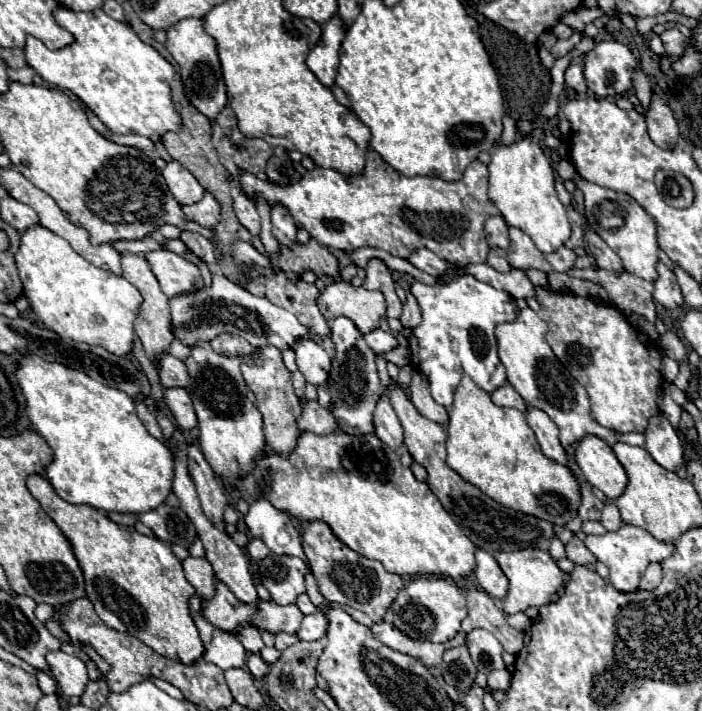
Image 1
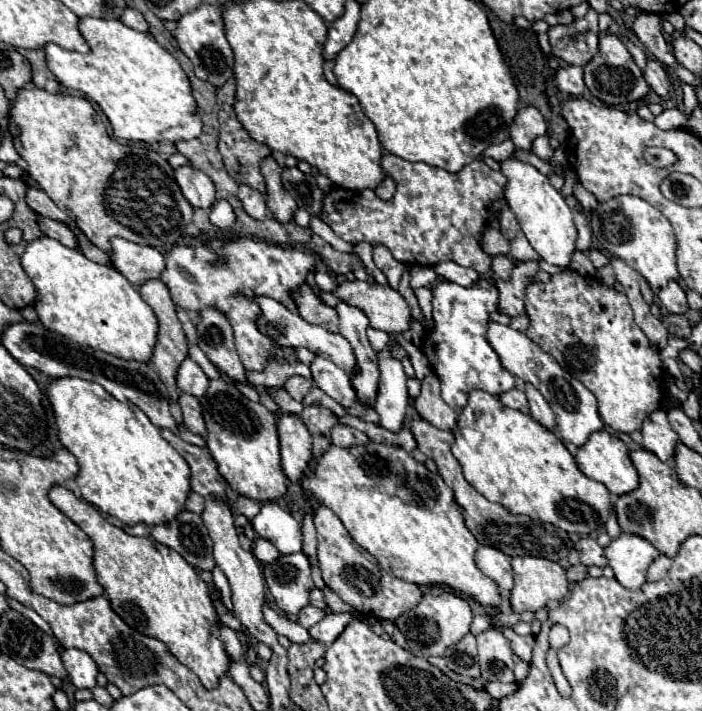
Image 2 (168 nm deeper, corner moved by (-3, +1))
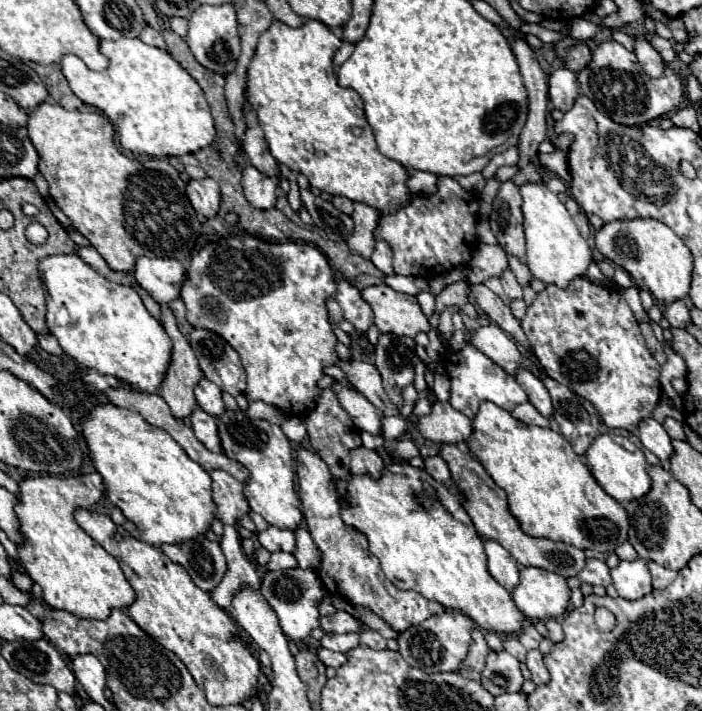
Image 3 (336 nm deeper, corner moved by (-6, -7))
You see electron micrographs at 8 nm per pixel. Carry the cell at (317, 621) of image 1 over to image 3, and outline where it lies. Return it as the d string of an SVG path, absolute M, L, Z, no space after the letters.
M326 633L320 639L322 647L330 649L330 651L340 651L346 653L352 647L356 647L360 643L360 633L344 633L344 635L336 635L336 633Z

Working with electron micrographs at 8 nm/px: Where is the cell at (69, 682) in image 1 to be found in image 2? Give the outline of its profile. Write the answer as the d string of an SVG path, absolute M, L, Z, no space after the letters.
M65 649L61 653L65 671L69 673L73 685L77 689L93 689L97 685L97 663L91 659L89 653L81 649Z

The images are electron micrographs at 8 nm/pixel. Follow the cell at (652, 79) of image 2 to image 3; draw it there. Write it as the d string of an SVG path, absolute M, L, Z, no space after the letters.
M636 37L636 57L638 57L638 63L642 65L644 73L652 79L658 79L662 77L664 73L664 61L662 57L658 55L658 51L650 45L648 39L642 39L642 37Z

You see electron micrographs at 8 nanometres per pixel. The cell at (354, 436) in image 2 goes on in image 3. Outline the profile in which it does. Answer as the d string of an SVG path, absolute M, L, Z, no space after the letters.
M358 447L350 451L350 471L352 473L370 473L372 477L380 477L384 469L384 461L382 457L366 447Z

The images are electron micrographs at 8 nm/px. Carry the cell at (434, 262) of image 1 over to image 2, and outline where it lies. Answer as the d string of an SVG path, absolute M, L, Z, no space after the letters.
M447 261L447 263L439 263L435 265L435 271L445 277L447 281L453 281L457 285L463 285L463 287L473 287L481 277L475 269L467 269L467 267L461 267L453 261Z

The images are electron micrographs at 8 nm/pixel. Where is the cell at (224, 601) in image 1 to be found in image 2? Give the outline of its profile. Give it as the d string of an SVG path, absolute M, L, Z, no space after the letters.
M307 605L305 609L299 611L297 617L299 617L299 623L309 629L309 627L313 627L315 623L319 623L325 615L327 615L325 609L317 609L317 607L313 607L313 605Z

